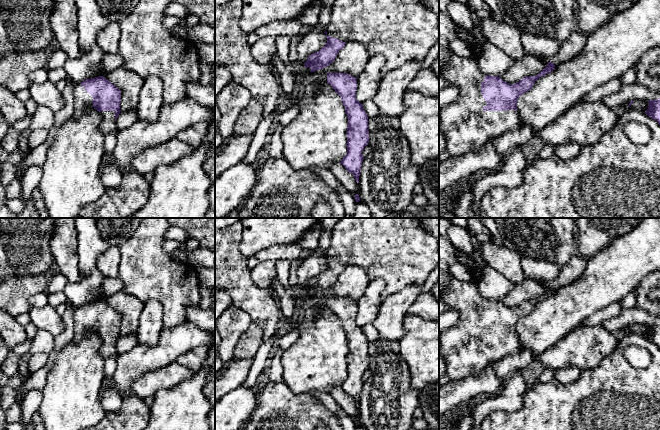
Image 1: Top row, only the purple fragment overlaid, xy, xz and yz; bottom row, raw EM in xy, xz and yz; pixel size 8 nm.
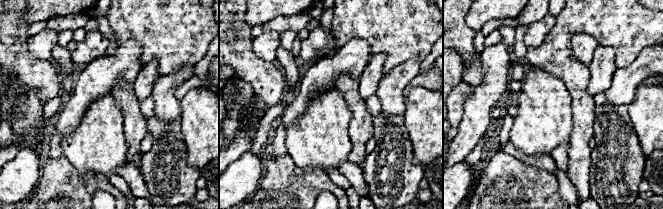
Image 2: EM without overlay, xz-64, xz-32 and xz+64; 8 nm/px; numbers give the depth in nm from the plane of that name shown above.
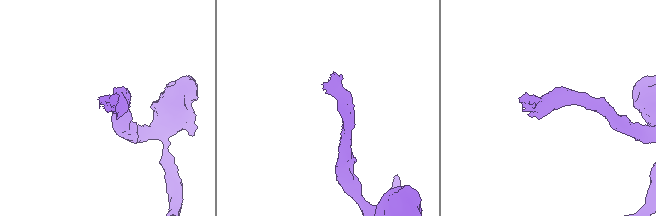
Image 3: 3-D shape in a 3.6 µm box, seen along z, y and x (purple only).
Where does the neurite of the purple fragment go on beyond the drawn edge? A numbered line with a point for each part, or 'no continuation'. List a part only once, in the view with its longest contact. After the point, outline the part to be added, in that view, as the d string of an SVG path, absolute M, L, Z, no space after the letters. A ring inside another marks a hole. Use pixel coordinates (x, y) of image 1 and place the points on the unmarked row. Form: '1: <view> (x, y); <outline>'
1: yz (467, 352); M454 276L450 284L439 291L439 298L445 303L447 310L458 310L459 319L456 325L439 333L441 354L446 362L446 375L451 380L462 379L480 374L489 364L496 362L519 350L517 335L484 335L487 329L481 317L481 307L486 298L479 293L477 285L466 285Z

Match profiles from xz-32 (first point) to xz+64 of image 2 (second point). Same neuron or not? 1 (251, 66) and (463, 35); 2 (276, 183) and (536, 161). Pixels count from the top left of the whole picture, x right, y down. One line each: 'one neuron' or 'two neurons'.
1: one neuron
2: two neurons

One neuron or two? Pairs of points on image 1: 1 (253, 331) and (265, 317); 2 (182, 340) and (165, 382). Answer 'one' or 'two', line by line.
1: two
2: two

